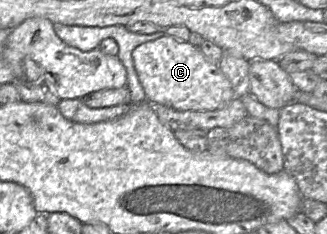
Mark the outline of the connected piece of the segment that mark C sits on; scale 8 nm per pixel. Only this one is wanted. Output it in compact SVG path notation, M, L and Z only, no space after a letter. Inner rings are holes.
M164 34L162 37L140 44L133 52L133 63L146 99L151 104L161 104L179 111L212 111L225 106L235 98L228 78L222 73L218 64L210 62L199 47L188 41L180 41Z

